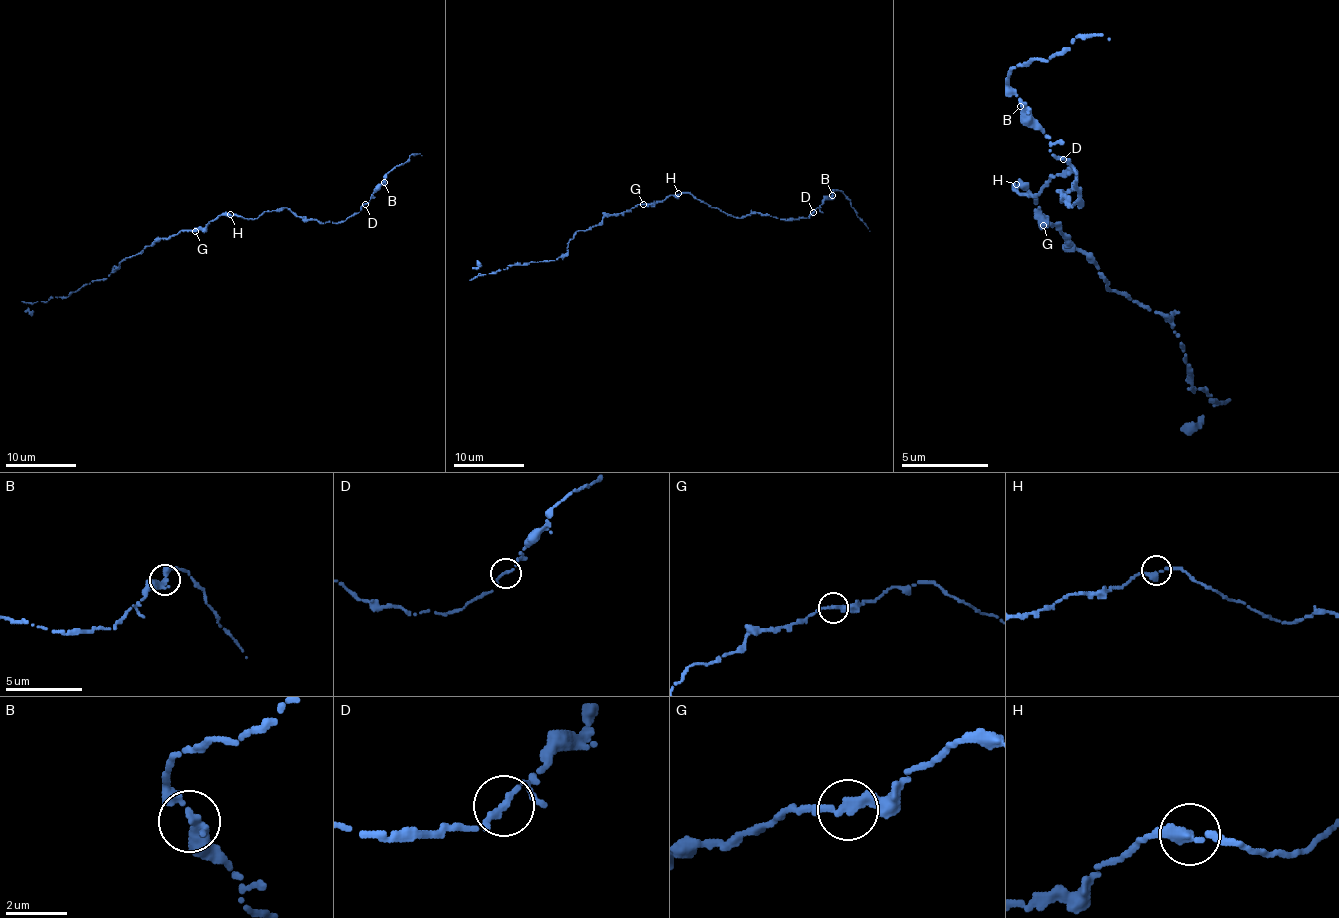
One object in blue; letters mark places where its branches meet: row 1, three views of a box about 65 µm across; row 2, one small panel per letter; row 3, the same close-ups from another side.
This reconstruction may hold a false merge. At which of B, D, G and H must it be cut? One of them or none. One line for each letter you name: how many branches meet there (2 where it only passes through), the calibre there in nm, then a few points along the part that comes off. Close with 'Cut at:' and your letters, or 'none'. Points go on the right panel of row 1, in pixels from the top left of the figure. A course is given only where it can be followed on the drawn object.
Cut at: none

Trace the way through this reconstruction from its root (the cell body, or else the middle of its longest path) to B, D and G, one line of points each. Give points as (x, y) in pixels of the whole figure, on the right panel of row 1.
B: (1020, 184), (1033, 197), (1073, 167), (1077, 184), (1064, 197), (1077, 206), (1077, 171), (1020, 106)
D: (1020, 184), (1033, 197), (1073, 167), (1077, 184), (1064, 197), (1077, 206), (1077, 171), (1064, 158)
G: (1020, 184), (1033, 197), (1042, 224)

